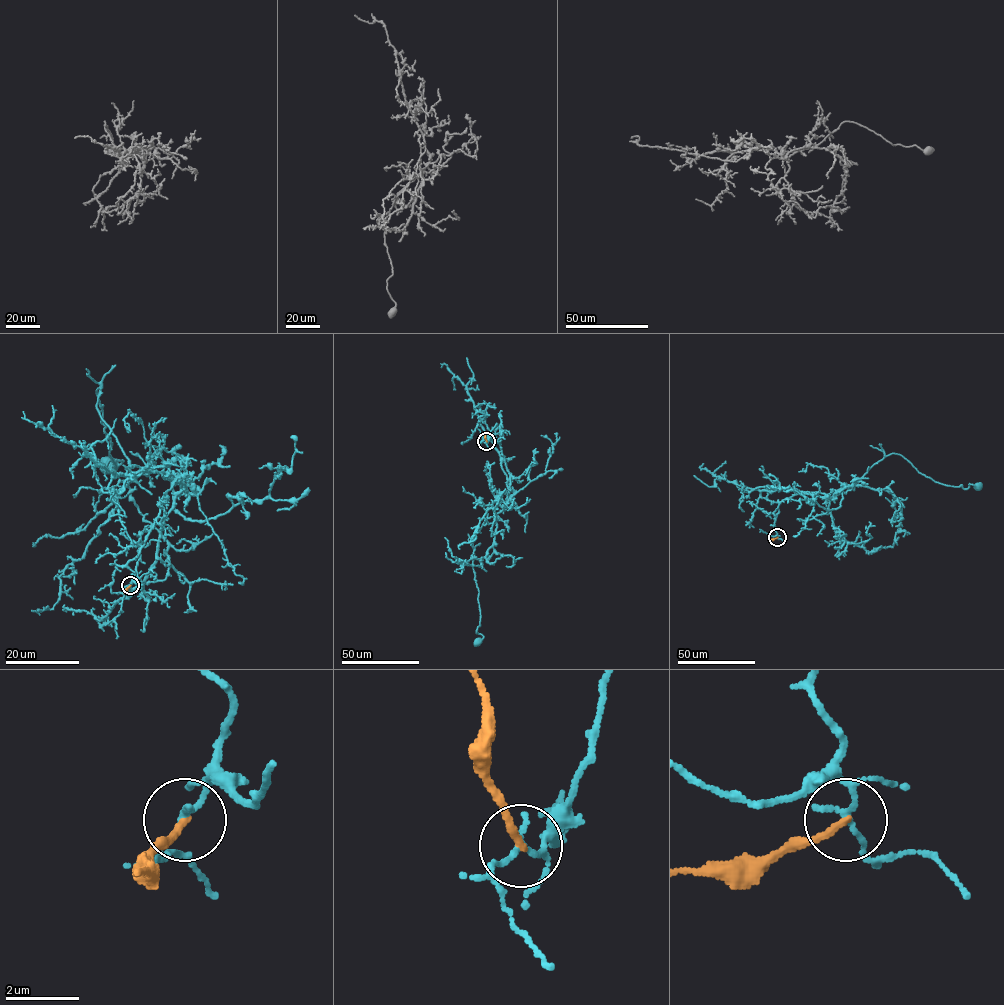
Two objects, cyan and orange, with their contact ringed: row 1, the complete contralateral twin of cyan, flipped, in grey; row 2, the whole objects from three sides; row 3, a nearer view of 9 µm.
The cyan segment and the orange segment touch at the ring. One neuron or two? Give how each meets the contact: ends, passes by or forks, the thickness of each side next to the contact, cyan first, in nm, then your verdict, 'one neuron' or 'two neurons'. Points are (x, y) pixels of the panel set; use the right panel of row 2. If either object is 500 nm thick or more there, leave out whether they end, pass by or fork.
cyan passes by; orange ends; calibres 150 and 200 nm; two neurons

